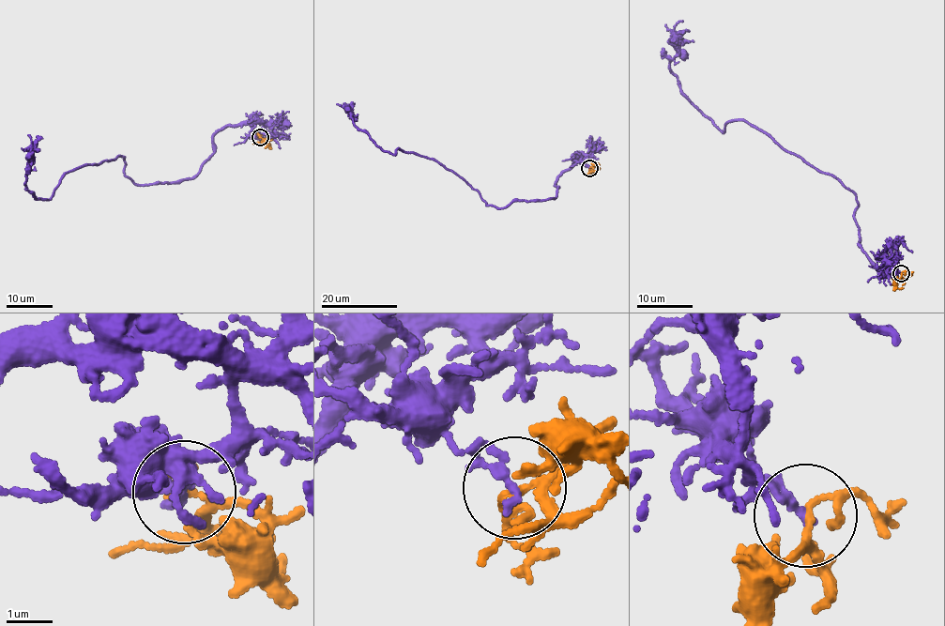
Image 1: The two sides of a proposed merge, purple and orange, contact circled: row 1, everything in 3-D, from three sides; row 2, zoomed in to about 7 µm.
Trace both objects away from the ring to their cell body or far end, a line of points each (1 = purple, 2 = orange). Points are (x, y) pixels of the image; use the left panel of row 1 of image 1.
1: (260, 137), (230, 126), (178, 180), (137, 184), (118, 156), (84, 164), (40, 200), (25, 182), (28, 134)
2: (260, 137), (266, 140), (272, 149)

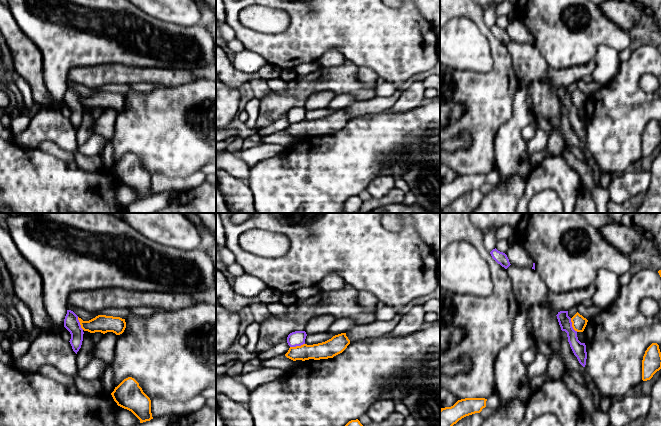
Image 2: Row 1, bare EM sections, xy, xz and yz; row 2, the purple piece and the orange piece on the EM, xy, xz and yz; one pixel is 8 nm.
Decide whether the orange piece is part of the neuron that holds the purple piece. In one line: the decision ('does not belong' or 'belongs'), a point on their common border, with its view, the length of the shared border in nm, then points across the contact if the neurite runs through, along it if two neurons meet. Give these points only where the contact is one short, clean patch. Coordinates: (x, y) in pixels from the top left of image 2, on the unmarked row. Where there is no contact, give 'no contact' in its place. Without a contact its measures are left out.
does not belong; contact xz (297, 121); length 120 nm; border xz (304, 119), (290, 123)

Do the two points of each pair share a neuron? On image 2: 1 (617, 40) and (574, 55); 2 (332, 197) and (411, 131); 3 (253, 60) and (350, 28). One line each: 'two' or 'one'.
1: one
2: one
3: two

